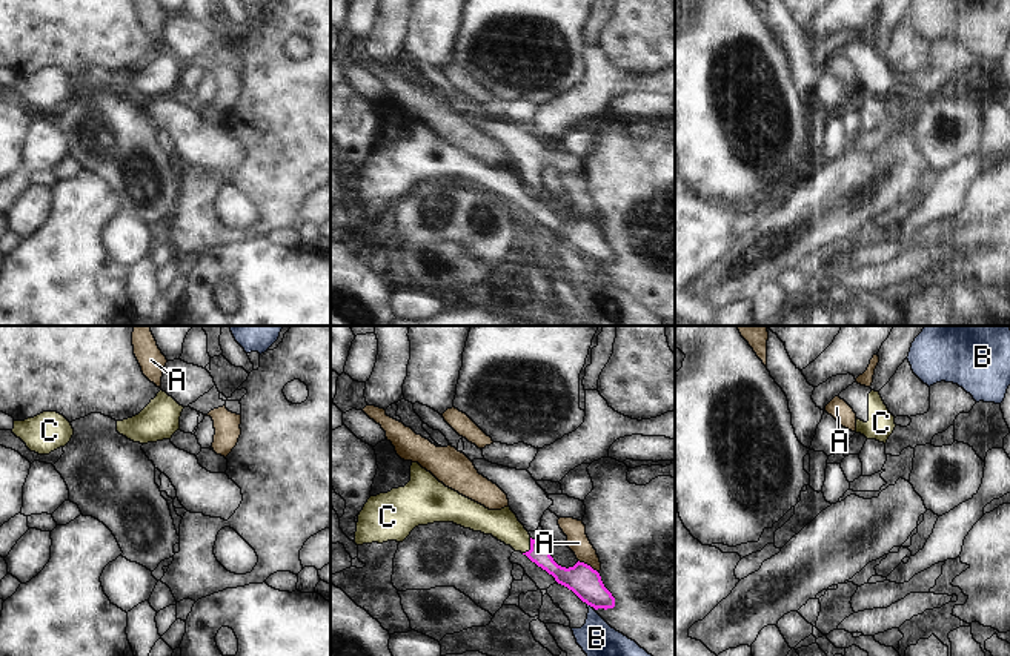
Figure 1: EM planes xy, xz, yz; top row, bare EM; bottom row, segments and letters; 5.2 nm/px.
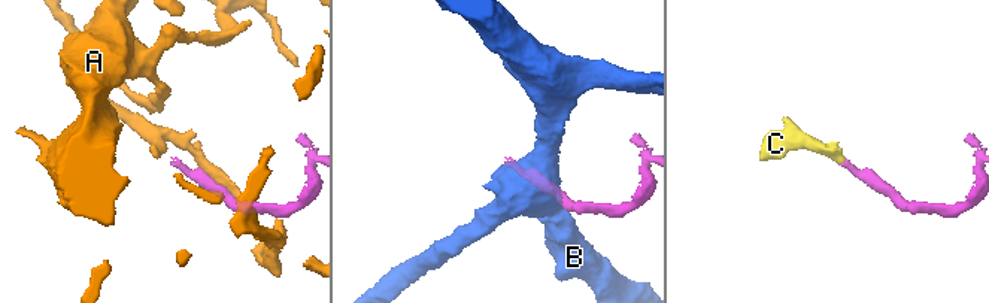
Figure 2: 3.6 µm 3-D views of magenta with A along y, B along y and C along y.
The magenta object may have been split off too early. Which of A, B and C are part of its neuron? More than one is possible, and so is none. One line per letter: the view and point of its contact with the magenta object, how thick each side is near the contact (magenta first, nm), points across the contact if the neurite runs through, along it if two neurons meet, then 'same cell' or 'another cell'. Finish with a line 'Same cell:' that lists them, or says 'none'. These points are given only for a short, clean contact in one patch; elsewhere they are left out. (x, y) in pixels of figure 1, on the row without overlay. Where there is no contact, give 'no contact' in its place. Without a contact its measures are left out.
A: xz (589, 221) | 160/110 nm | another cell
B: xz (589, 260) | 160/220 nm | along xz (588, 260), (591, 263) | another cell
C: xz (531, 203) | 100/160 nm | across xz (566, 232), (551, 223), (531, 203), (503, 180) | same cell
Same cell: C

